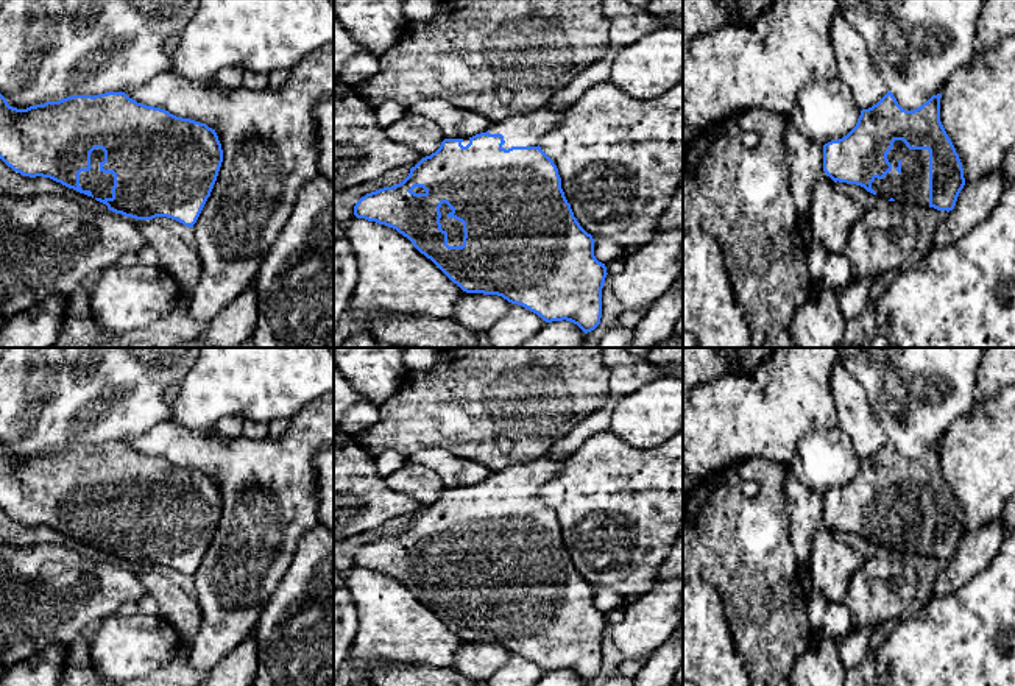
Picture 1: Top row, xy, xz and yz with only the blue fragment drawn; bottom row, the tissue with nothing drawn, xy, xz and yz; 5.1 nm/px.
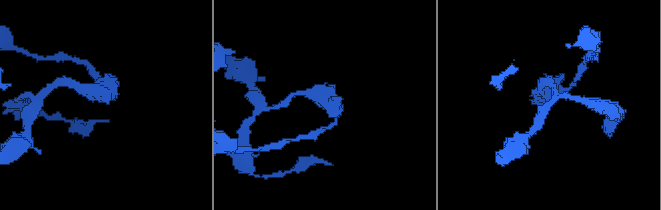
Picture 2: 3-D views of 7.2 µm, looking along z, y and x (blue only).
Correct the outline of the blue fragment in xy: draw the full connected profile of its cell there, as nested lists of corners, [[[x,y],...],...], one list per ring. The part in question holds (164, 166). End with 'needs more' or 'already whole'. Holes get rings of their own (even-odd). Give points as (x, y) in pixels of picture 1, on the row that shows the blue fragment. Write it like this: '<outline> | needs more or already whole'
[[[125,92],[72,95],[27,109],[9,106],[0,94],[0,159],[23,176],[50,178],[92,196],[115,214],[136,220],[167,217],[193,228],[217,181],[223,150],[215,129],[206,123],[137,103]]] | needs more

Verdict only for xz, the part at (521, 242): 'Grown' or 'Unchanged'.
Grown

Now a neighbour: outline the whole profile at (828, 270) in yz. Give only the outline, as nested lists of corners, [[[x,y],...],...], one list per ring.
[[[815,239],[808,242],[806,265],[814,292],[845,292],[853,282],[848,259],[842,254],[826,251]]]

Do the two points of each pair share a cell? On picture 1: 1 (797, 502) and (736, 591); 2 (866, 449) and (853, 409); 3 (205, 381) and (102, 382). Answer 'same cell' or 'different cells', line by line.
1: different cells
2: same cell
3: different cells

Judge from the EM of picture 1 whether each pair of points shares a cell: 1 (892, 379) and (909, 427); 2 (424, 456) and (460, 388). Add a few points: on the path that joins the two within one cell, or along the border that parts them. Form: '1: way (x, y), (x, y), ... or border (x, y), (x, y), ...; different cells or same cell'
1: way (905, 392), (909, 399), (909, 415); same cell
2: border (410, 454), (420, 449), (445, 448), (463, 459); different cells

